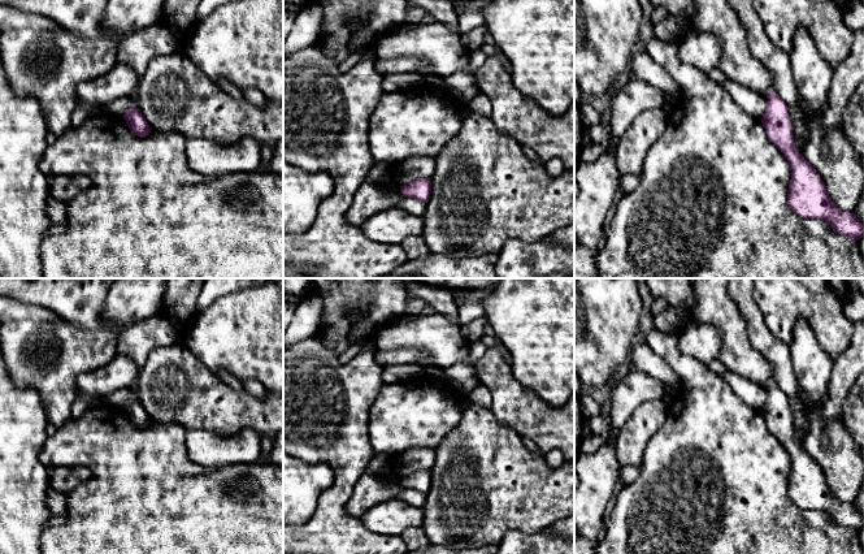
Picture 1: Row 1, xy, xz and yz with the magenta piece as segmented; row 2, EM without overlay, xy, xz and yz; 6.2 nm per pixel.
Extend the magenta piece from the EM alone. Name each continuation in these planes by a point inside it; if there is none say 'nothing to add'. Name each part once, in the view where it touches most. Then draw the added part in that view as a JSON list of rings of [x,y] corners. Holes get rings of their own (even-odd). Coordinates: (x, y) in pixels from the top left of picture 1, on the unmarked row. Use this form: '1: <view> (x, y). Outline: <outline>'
nothing to add

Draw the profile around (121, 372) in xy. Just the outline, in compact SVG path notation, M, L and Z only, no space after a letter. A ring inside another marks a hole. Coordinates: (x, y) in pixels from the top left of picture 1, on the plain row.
M118 354L107 365L78 376L78 398L95 398L104 403L112 393L135 386L139 372L134 360Z

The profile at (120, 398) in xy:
M131 386L127 389L122 389L122 390L117 390L114 393L112 393L107 399L105 403L118 407L118 408L123 408L125 404L131 401L131 399L138 399L136 395L136 388Z

